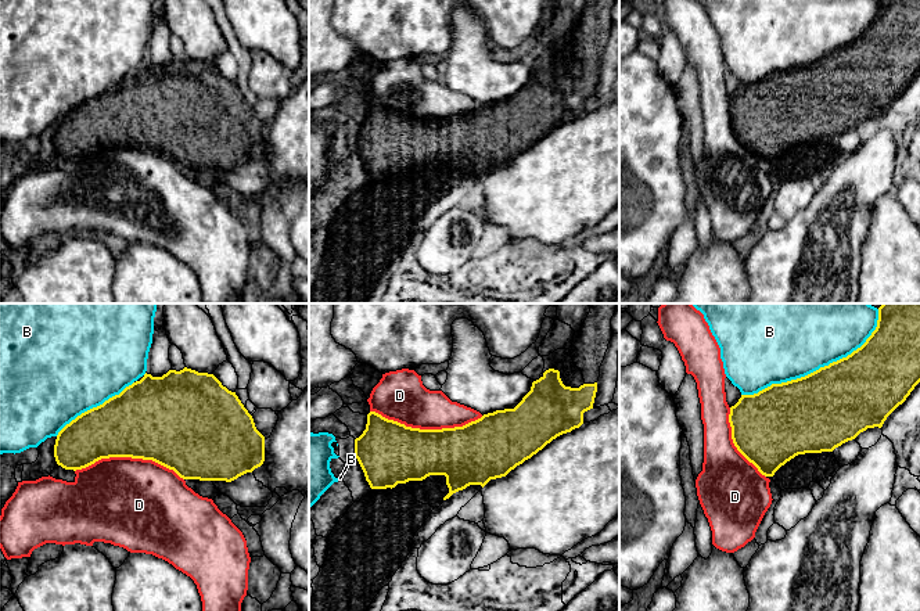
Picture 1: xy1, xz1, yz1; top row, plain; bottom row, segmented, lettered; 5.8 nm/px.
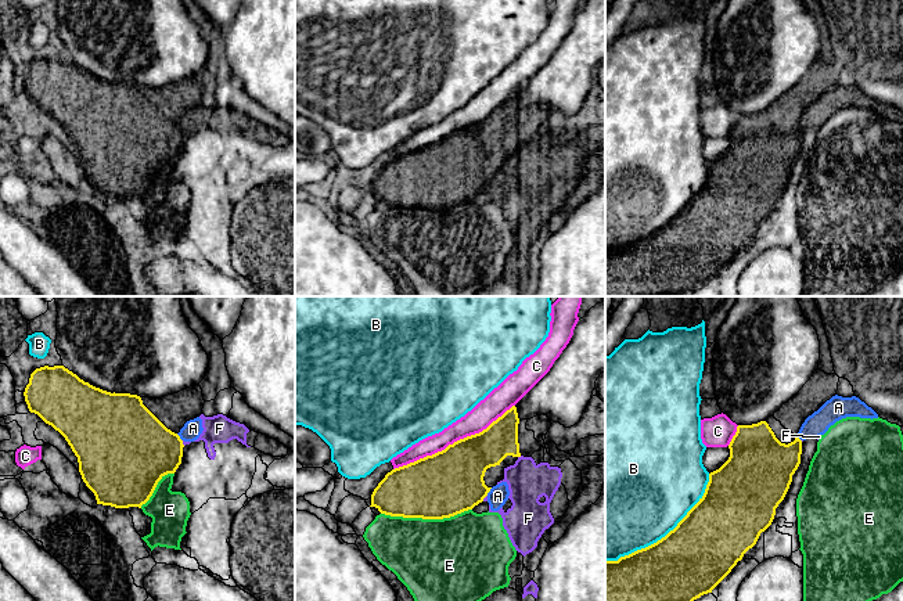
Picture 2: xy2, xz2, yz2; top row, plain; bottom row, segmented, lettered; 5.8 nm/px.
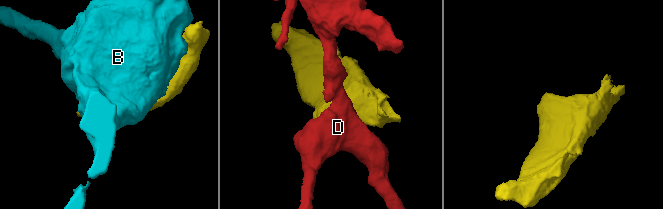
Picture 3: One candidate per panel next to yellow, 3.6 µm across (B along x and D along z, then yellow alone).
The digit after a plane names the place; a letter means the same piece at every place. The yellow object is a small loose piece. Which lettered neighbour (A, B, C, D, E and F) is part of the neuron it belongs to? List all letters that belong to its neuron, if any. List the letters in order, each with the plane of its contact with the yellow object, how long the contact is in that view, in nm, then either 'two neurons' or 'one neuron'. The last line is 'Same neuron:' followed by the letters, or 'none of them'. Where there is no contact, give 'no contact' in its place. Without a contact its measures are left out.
A: xz2 | 60 nm | two neurons
B: yz1 | 950 nm | two neurons
C: xz2 | 800 nm | two neurons
D: xz1 | 650 nm | two neurons
E: xz2 | 550 nm | two neurons
F: xz2 | 50 nm | two neurons
Same neuron: none of them

